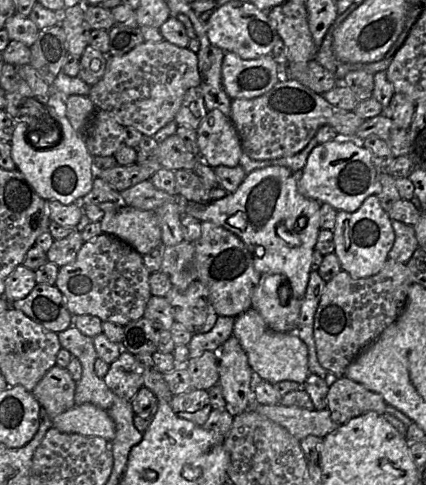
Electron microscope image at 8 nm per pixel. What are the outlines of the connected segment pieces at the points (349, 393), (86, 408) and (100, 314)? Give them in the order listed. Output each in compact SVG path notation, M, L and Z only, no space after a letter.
M345 376L339 377L329 387L327 407L332 419L340 425L368 411L383 415L386 406L380 394Z
M90 403L75 405L52 419L52 427L64 433L98 436L109 443L115 438L115 423L109 414Z
M101 233L83 243L73 262L59 267L55 286L62 293L72 315L93 315L102 322L125 326L144 316L146 305L152 296L149 286L150 274L141 254L120 239Z

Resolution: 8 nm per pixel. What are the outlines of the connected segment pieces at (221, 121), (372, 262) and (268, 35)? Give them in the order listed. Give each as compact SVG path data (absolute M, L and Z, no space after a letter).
M216 109L208 111L196 133L199 156L208 166L239 165L243 150L230 117Z
M376 195L367 197L353 213L338 211L333 229L334 253L340 267L352 278L367 278L377 274L389 258L395 234L391 219Z
M229 1L214 10L205 24L209 41L225 52L232 52L241 59L255 59L271 54L280 38L267 11L259 10L250 1Z

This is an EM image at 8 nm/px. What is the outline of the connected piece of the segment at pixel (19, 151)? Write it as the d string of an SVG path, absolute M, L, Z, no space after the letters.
M17 123L10 140L11 157L18 170L43 200L57 200L63 205L75 203L90 192L93 186L93 156L87 150L84 135L78 142L58 142L50 147L38 147L39 134L25 123Z

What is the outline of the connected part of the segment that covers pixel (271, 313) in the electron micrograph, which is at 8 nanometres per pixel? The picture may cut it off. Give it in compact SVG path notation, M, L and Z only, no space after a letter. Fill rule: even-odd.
M261 274L252 293L251 308L260 313L271 330L296 334L302 300L291 295L287 304L282 304L279 292L283 284L287 281L280 274Z

